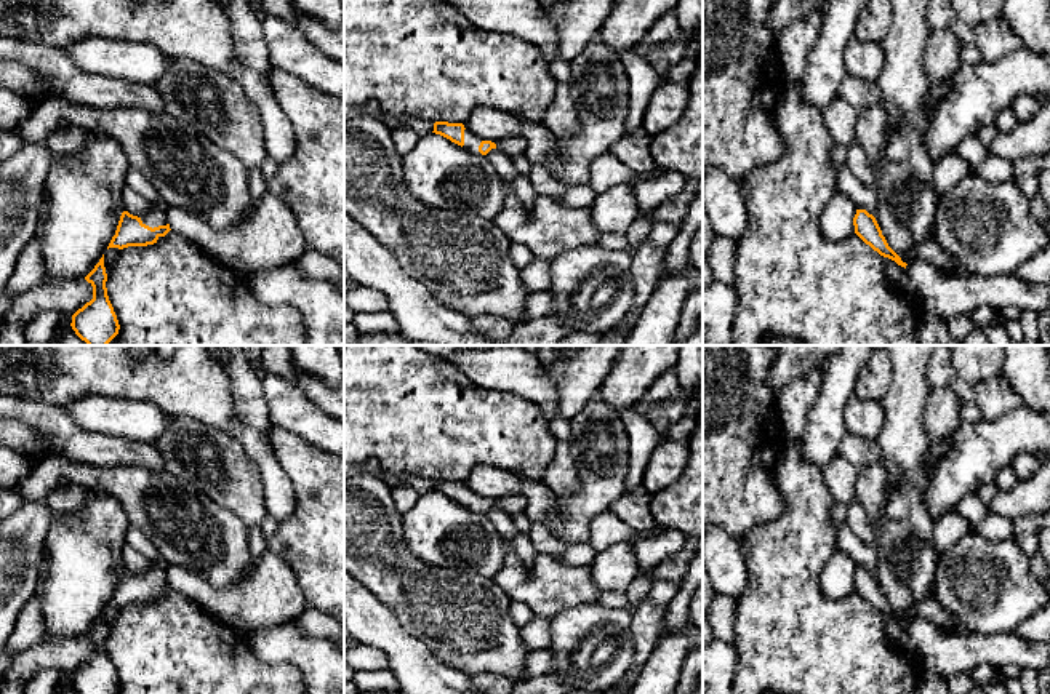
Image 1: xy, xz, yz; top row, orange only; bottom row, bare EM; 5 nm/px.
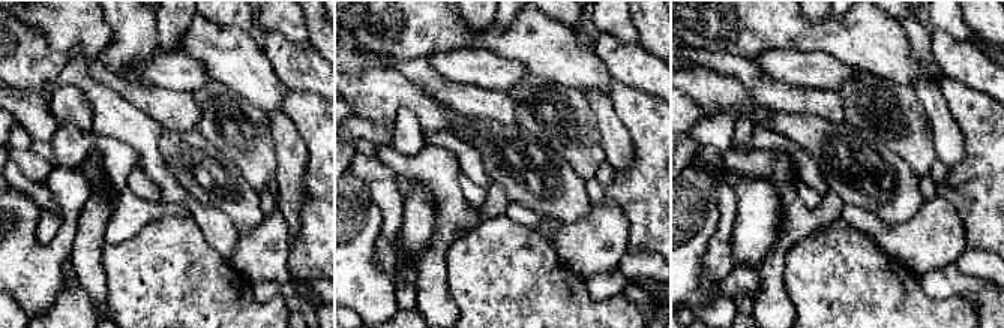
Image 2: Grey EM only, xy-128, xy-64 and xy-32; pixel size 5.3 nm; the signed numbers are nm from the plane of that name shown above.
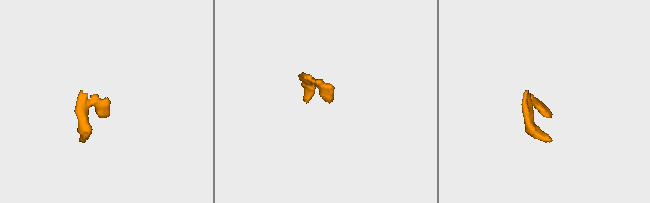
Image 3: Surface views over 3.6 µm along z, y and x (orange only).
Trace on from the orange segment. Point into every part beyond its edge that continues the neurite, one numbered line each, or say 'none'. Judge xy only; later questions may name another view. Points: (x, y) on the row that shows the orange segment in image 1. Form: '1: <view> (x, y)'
1: xy (156, 216)

